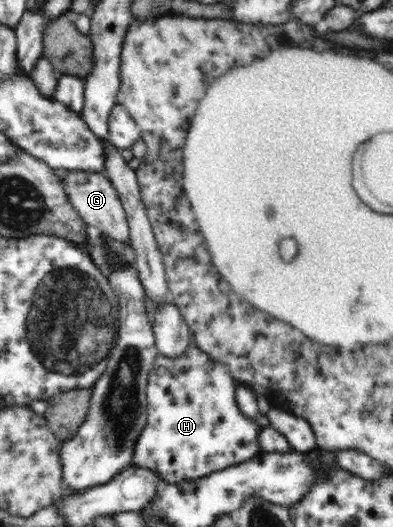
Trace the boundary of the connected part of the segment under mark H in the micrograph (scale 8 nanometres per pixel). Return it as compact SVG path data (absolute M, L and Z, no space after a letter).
M194 342L189 343L187 350L180 357L169 358L162 355L160 363L160 368L151 369L148 376L148 419L136 440L132 456L132 464L135 467L156 471L164 482L180 483L241 464L262 451L257 439L259 425L241 414L235 400L235 390L238 387L236 379L224 363L217 362Z

